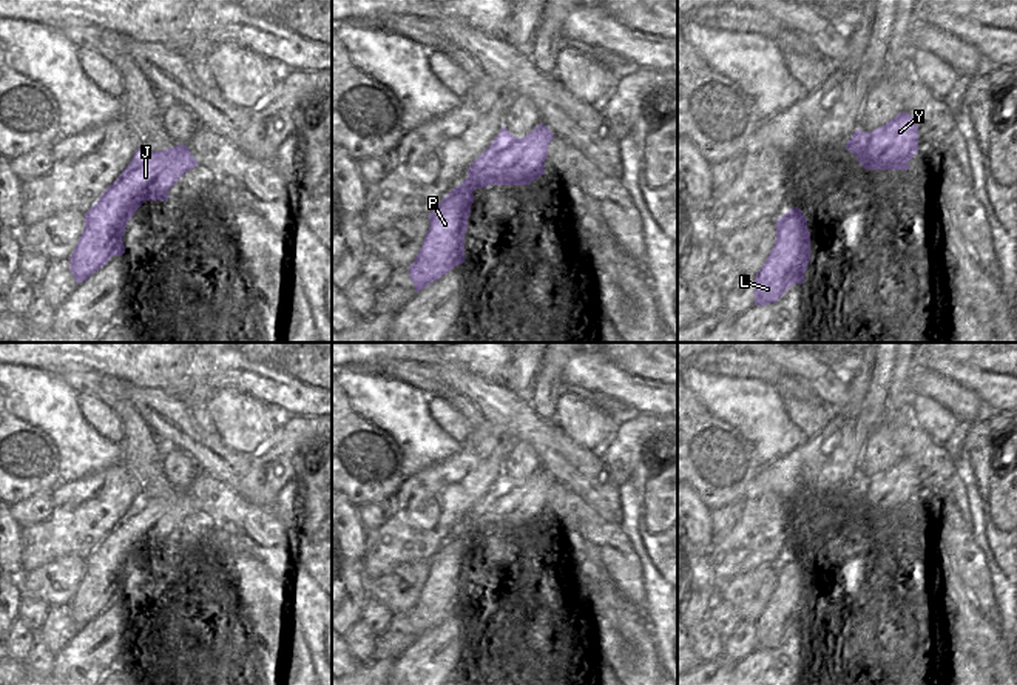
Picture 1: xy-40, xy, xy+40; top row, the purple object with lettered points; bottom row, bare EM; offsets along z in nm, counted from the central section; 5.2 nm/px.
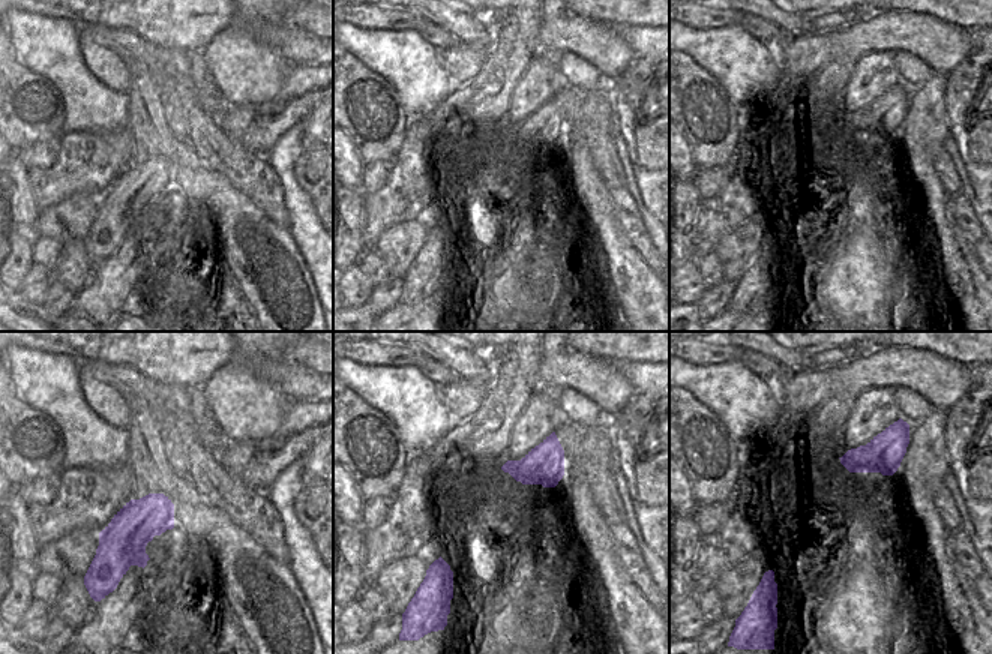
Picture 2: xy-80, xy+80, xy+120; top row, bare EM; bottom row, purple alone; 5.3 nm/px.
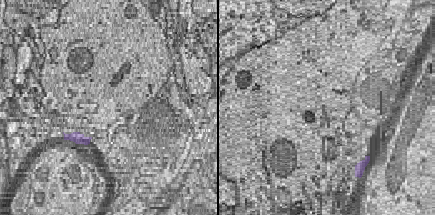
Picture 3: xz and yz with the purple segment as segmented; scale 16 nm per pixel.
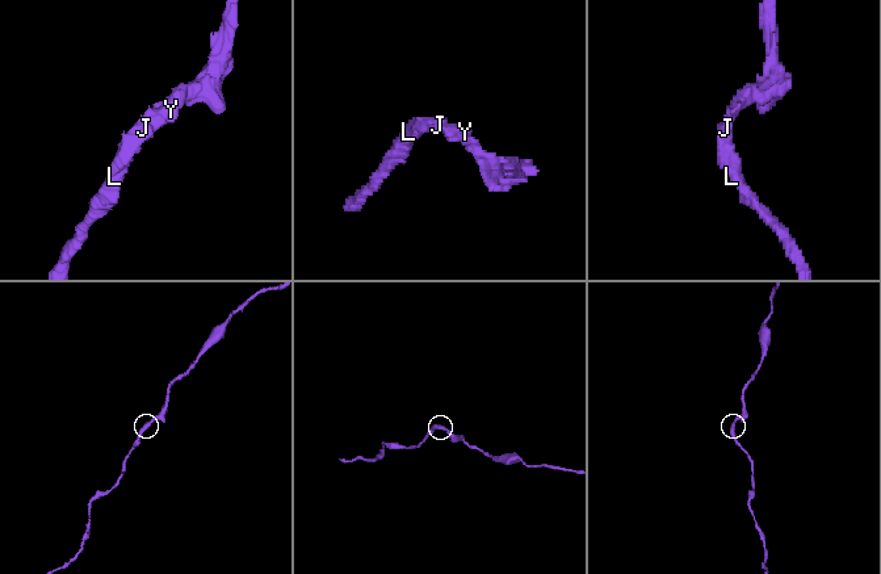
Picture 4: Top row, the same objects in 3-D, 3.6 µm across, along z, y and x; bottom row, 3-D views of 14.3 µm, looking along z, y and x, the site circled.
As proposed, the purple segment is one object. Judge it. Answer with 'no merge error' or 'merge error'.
no merge error

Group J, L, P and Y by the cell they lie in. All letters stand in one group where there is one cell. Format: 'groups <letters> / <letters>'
groups J L P Y

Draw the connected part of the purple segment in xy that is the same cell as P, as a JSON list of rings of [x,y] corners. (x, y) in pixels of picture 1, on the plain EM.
[[[540,469],[522,484],[505,471],[492,489],[471,509],[463,529],[452,534],[427,562],[431,572],[409,612],[415,637],[465,608],[465,579],[474,549],[472,537],[488,531],[529,531],[545,518],[554,480]]]

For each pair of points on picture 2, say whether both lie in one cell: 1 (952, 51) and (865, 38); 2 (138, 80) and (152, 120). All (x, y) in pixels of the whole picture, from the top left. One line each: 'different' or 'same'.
1: same
2: same

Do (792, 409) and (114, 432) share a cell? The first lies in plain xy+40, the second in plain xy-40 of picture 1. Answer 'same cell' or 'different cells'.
same cell

